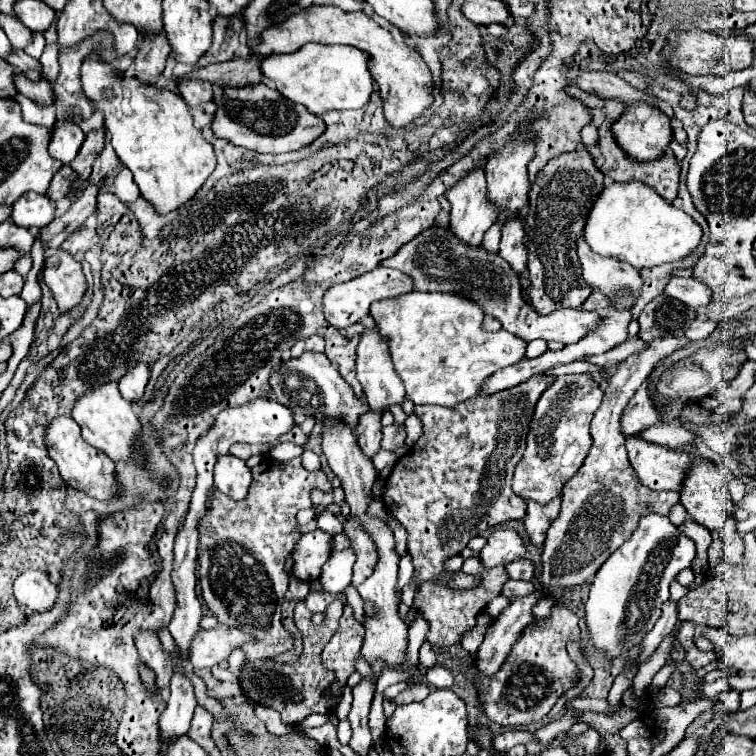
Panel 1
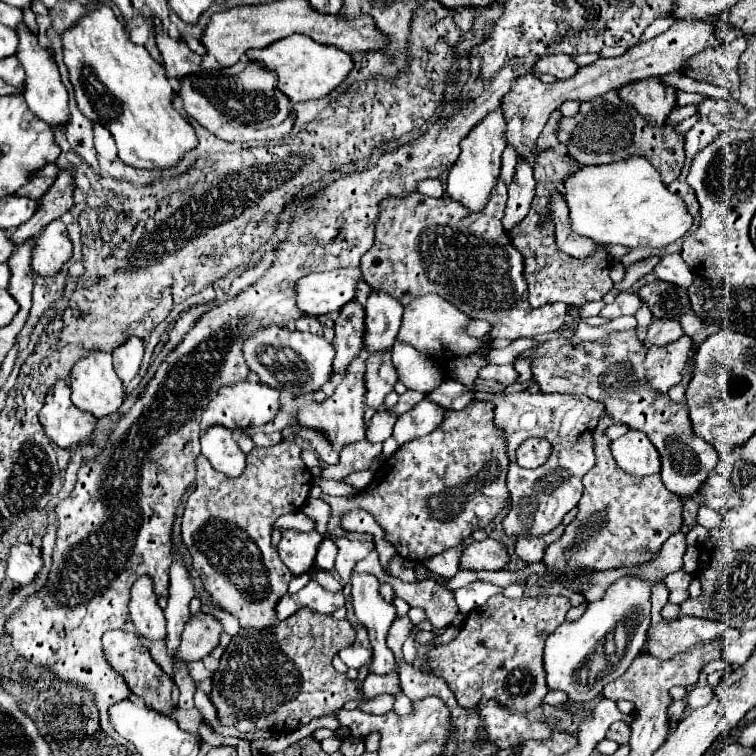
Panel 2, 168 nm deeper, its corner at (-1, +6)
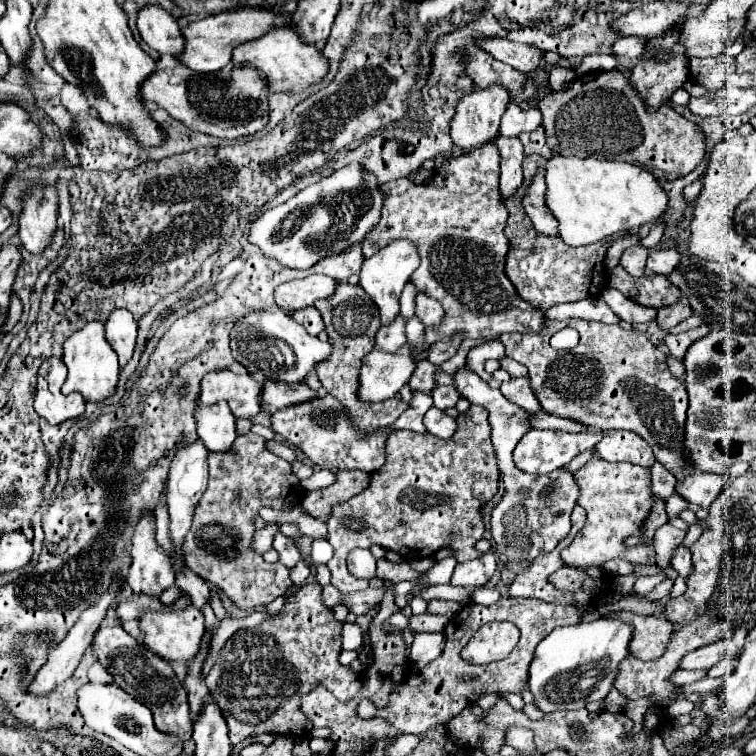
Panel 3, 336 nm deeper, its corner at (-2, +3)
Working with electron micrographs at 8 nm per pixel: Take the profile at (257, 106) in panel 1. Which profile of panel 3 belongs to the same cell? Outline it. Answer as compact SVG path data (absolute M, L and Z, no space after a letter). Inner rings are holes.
M185 65L151 73L141 83L141 99L163 107L189 129L221 139L247 137L267 125L267 83L253 67L231 67L215 73L197 73Z

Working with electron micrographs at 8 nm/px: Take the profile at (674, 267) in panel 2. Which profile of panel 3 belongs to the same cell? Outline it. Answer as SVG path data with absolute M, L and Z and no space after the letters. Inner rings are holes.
M655 249L647 257L645 273L661 273L669 275L679 263L679 253L675 249Z

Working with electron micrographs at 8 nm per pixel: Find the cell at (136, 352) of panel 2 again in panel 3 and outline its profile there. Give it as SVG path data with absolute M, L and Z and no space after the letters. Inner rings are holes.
M113 309L105 321L105 339L119 355L119 363L125 365L135 349L137 321L127 309Z

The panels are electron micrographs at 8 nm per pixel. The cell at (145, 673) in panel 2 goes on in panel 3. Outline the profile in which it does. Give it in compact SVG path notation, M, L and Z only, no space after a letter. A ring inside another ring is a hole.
M119 625L99 627L97 633L93 635L91 647L93 647L99 663L113 677L113 681L121 689L125 689L127 693L137 697L137 701L149 705L149 709L153 711L153 717L155 717L155 725L161 733L177 735L183 743L191 739L193 719L191 719L191 709L187 703L187 691L185 691L183 683L179 681L179 677L175 675L173 667L169 663L165 663L165 659L151 653L143 643L133 639Z

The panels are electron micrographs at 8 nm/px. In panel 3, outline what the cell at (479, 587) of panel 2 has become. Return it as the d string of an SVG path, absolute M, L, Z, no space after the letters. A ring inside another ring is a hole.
M381 557L381 559L377 561L377 575L375 575L375 577L381 579L381 581L393 581L393 583L397 583L397 581L417 579L417 577L421 577L421 573L413 571L413 569L409 567L409 563L405 563L405 561L401 561L401 563L391 563L391 561L387 561L385 557Z

